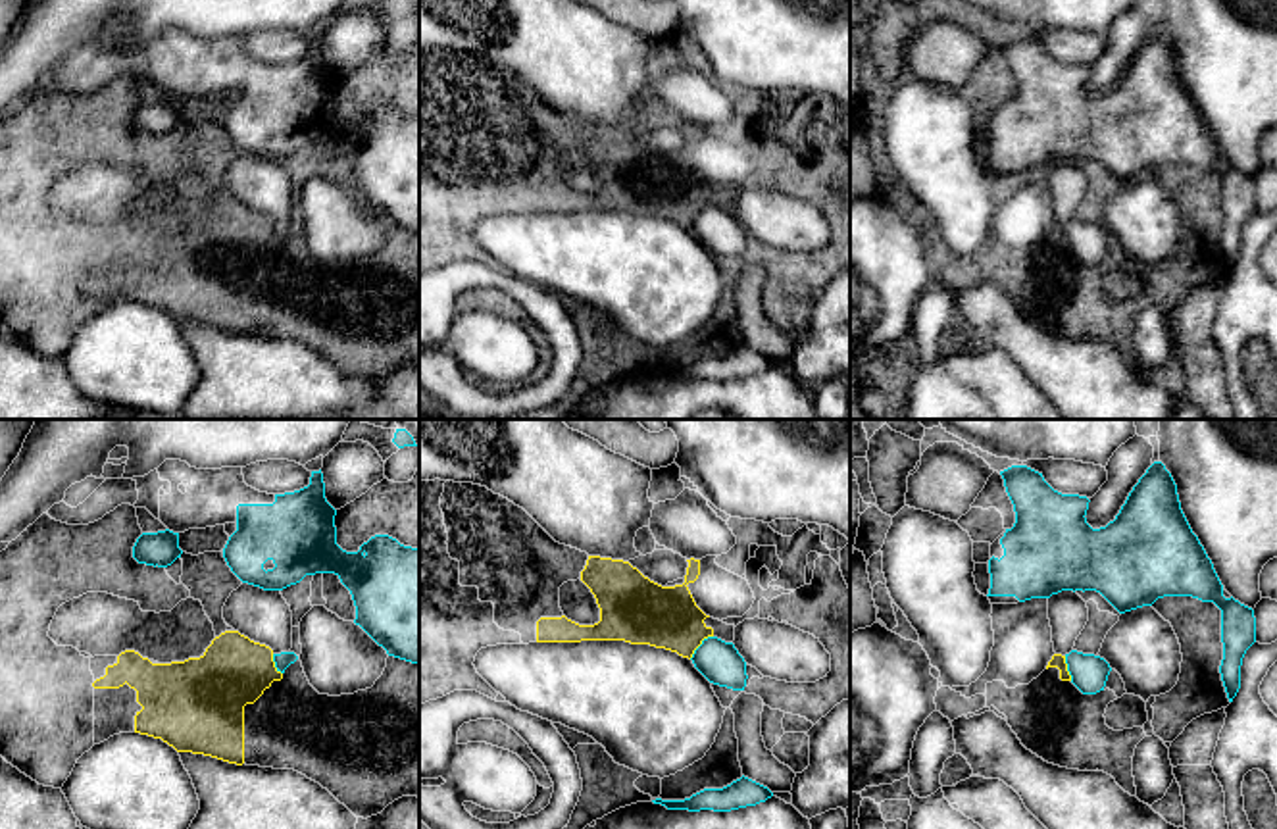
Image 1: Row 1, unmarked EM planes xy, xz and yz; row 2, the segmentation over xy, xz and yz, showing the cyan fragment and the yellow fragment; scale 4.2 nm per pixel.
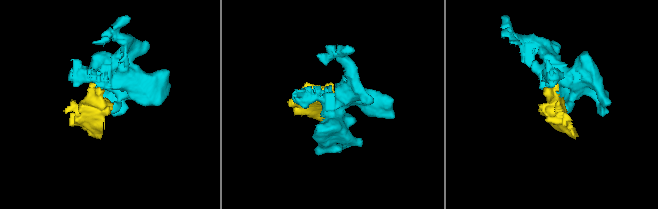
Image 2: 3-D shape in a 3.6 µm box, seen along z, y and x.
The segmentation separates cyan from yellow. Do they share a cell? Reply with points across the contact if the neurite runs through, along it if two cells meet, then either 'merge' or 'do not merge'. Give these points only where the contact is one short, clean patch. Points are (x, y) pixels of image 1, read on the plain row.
along xz (712, 204), (689, 227) | do not merge

